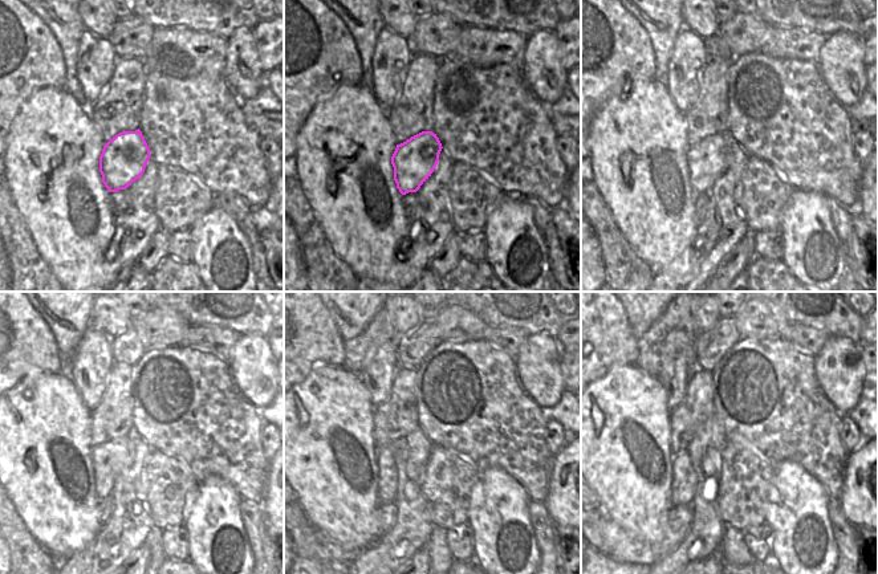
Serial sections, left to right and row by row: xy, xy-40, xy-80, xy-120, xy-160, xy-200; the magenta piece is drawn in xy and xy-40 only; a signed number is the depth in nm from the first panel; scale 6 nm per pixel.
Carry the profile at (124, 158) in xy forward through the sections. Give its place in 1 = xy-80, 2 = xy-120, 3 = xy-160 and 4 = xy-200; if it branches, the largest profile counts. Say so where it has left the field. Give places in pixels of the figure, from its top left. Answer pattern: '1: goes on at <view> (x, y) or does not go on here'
1: goes on at xy-80 (707, 159)
2: goes on at xy-120 (109, 458)
3: goes on at xy-160 (386, 458)
4: goes on at xy-200 (683, 484)

